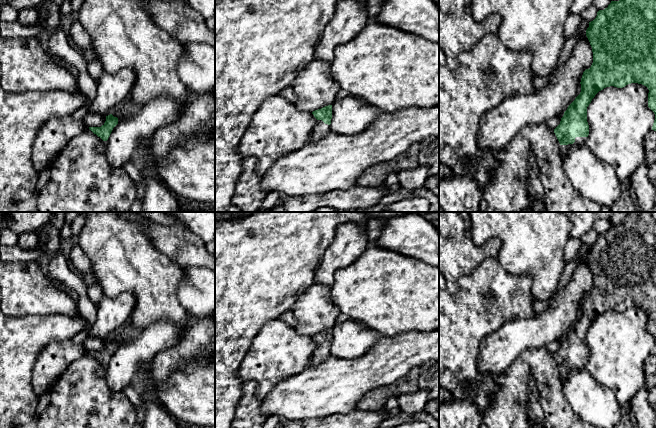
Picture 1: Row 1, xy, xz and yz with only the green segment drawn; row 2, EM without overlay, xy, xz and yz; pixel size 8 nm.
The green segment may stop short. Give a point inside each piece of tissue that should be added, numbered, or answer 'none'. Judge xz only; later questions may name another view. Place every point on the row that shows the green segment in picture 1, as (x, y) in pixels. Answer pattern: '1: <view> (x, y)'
1: xz (321, 129)

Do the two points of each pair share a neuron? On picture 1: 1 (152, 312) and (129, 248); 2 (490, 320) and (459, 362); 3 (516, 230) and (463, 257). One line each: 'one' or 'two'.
1: one
2: one
3: two

